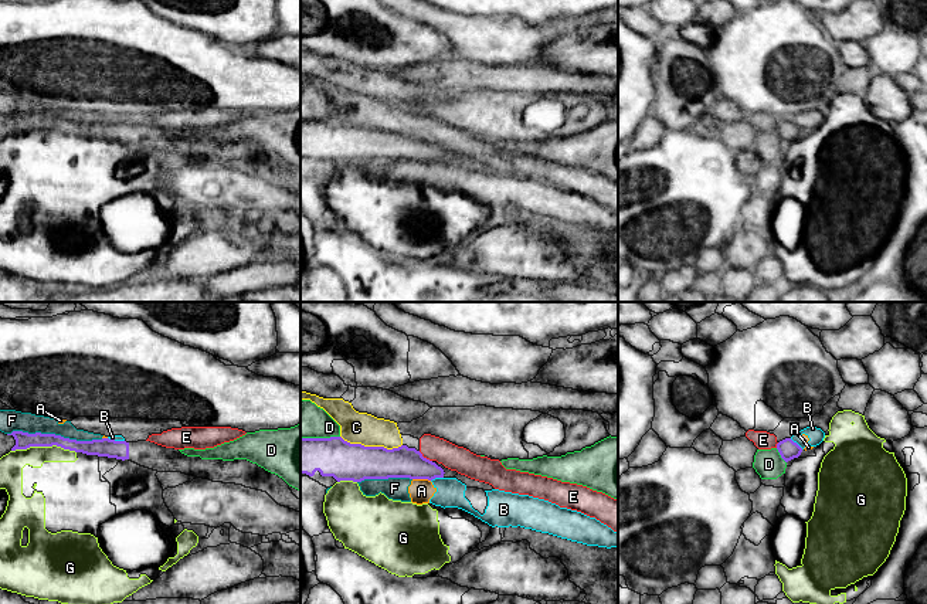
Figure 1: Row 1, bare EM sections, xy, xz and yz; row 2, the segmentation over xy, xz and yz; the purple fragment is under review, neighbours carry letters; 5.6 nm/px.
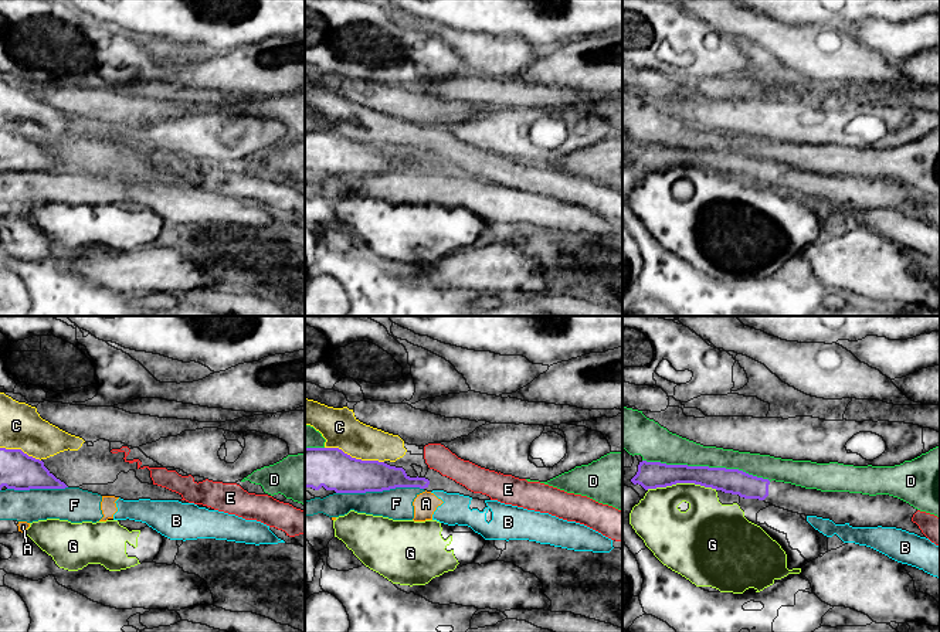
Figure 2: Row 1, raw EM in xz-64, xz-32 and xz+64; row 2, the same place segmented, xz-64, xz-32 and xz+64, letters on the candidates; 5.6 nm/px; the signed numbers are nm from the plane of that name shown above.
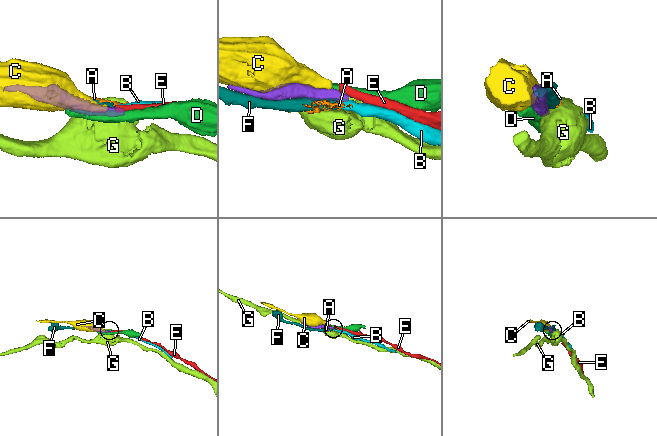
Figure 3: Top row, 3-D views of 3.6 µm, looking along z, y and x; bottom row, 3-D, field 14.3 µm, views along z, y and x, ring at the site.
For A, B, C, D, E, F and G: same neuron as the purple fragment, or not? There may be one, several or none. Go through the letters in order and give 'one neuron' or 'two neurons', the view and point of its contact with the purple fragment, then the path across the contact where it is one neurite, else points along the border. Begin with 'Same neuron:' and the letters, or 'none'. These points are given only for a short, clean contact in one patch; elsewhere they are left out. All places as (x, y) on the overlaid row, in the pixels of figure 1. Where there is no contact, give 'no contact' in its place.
Same neuron: none
A: two neurons; contact xz (421, 478); border xz (413, 478), (427, 478), (430, 481)
B: two neurons; contact xz (437, 477); border xz (442, 477), (435, 477), (431, 481)
C: two neurons; contact xz (372, 447)
D: two neurons; contact yz (780, 454)
E: two neurons; contact xz (425, 458); border xz (418, 451), (431, 461)
F: two neurons; contact xy (54, 434)
G: two neurons; contact xy (44, 445); border xy (12, 450), (60, 445), (75, 452)

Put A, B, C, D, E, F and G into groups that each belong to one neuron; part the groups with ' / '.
A B F / C E / D / G

